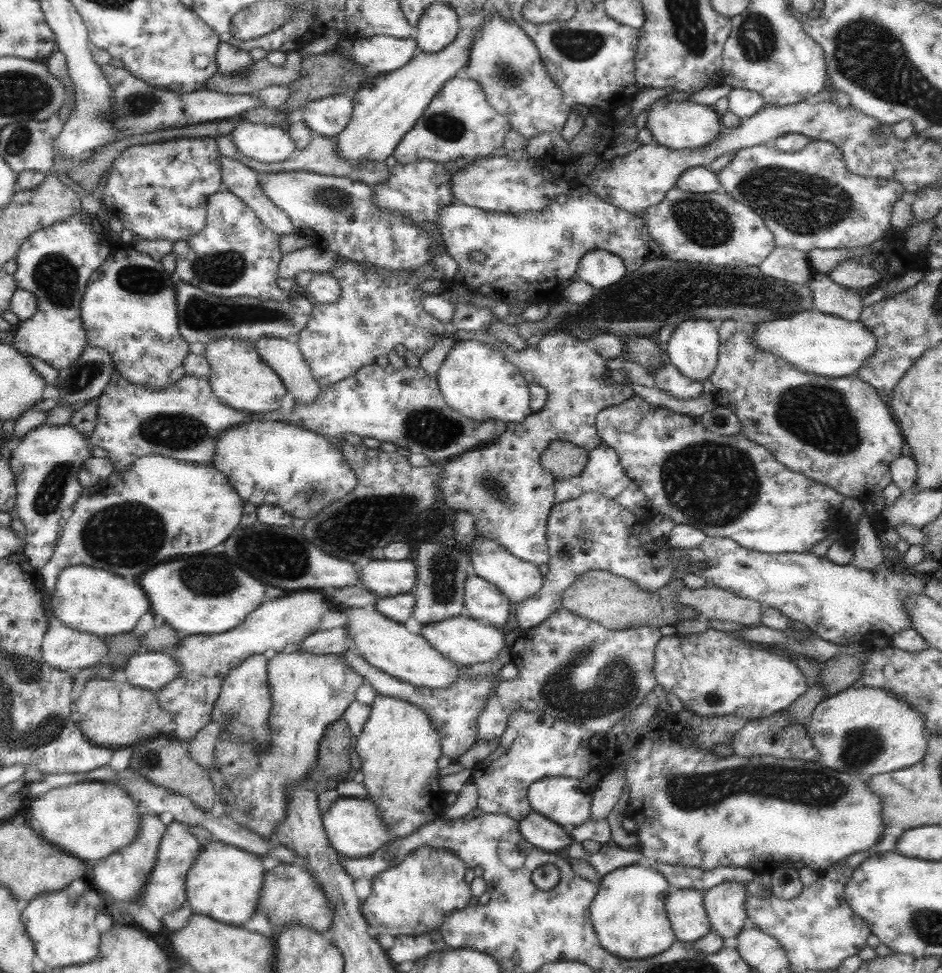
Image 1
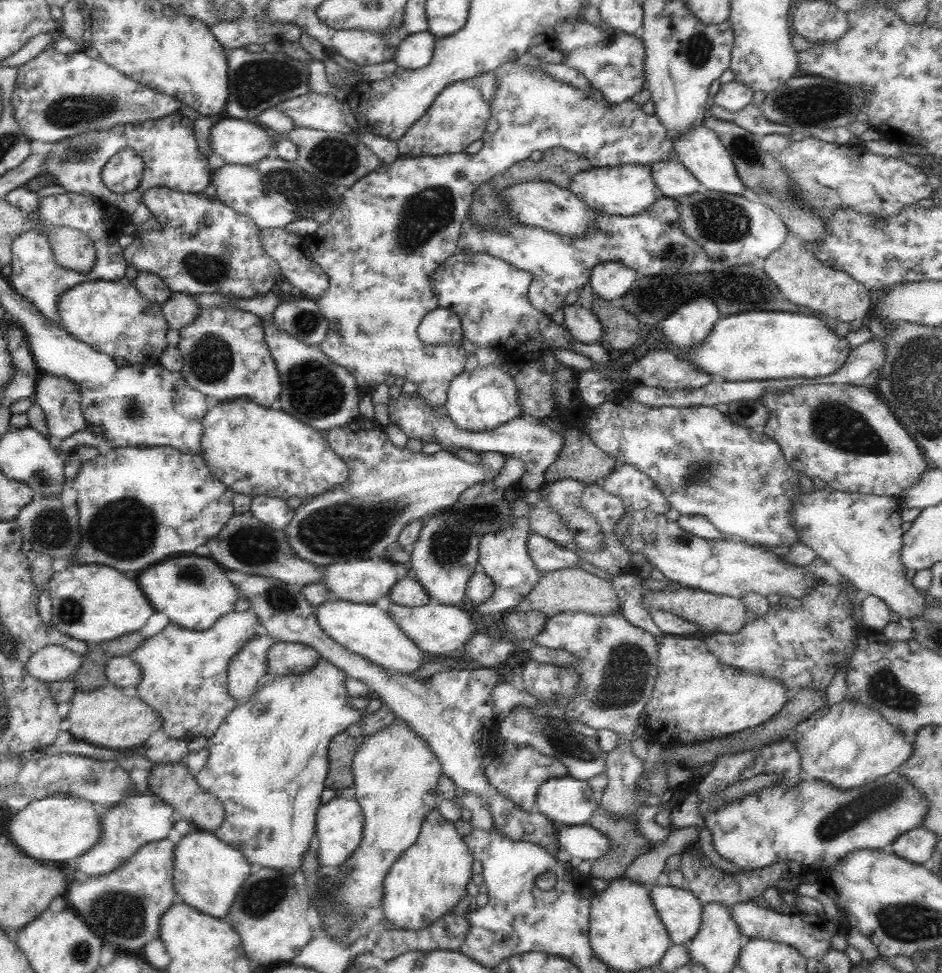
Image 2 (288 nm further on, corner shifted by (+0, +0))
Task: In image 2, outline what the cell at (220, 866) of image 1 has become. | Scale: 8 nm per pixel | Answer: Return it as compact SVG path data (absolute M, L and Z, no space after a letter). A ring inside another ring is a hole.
M203 830L189 832L183 836L173 848L173 888L175 894L181 898L183 904L195 908L207 916L227 916L229 906L233 904L237 890L245 884L245 878L253 872L247 858L235 850L233 846L225 844L213 834Z

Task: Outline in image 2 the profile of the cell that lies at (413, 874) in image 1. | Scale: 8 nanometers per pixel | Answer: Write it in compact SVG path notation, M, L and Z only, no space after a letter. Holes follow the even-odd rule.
M437 808L431 810L421 824L417 840L399 856L383 880L383 898L379 908L385 914L385 922L391 922L395 930L415 932L429 928L451 912L463 896L467 896L465 886L473 878L471 866L473 856L465 838L459 836L453 822L439 816Z

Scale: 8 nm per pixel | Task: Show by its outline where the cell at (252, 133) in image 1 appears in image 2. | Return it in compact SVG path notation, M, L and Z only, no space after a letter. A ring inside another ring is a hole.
M225 118L211 126L209 146L211 154L227 164L251 166L263 160L271 148L271 140L263 126L253 120Z

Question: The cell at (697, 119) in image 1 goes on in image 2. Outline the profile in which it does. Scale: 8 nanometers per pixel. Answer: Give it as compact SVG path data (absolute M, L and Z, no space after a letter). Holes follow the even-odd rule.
M699 124L697 128L687 130L679 138L673 138L673 150L675 150L675 160L687 168L689 174L697 178L697 182L707 188L707 192L725 192L725 194L743 194L745 184L739 180L735 164L723 142L715 132Z

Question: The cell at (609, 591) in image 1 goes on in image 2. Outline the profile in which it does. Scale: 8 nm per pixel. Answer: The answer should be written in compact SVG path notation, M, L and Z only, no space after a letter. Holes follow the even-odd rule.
M563 568L557 572L549 572L537 580L533 590L525 596L523 608L529 612L545 614L547 618L555 614L591 614L591 616L611 616L619 614L621 606L613 592L613 586L609 580L603 580L599 576L593 576L589 572L583 572L577 568Z

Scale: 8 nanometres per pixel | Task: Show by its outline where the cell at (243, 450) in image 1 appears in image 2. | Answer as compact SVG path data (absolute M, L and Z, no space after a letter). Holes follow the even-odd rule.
M233 400L211 406L205 412L201 426L199 456L205 460L209 472L235 494L279 500L297 496L303 500L329 492L329 488L347 480L347 466L341 456L329 448L327 440L323 440L315 428L301 424L301 420L295 420L281 410Z

